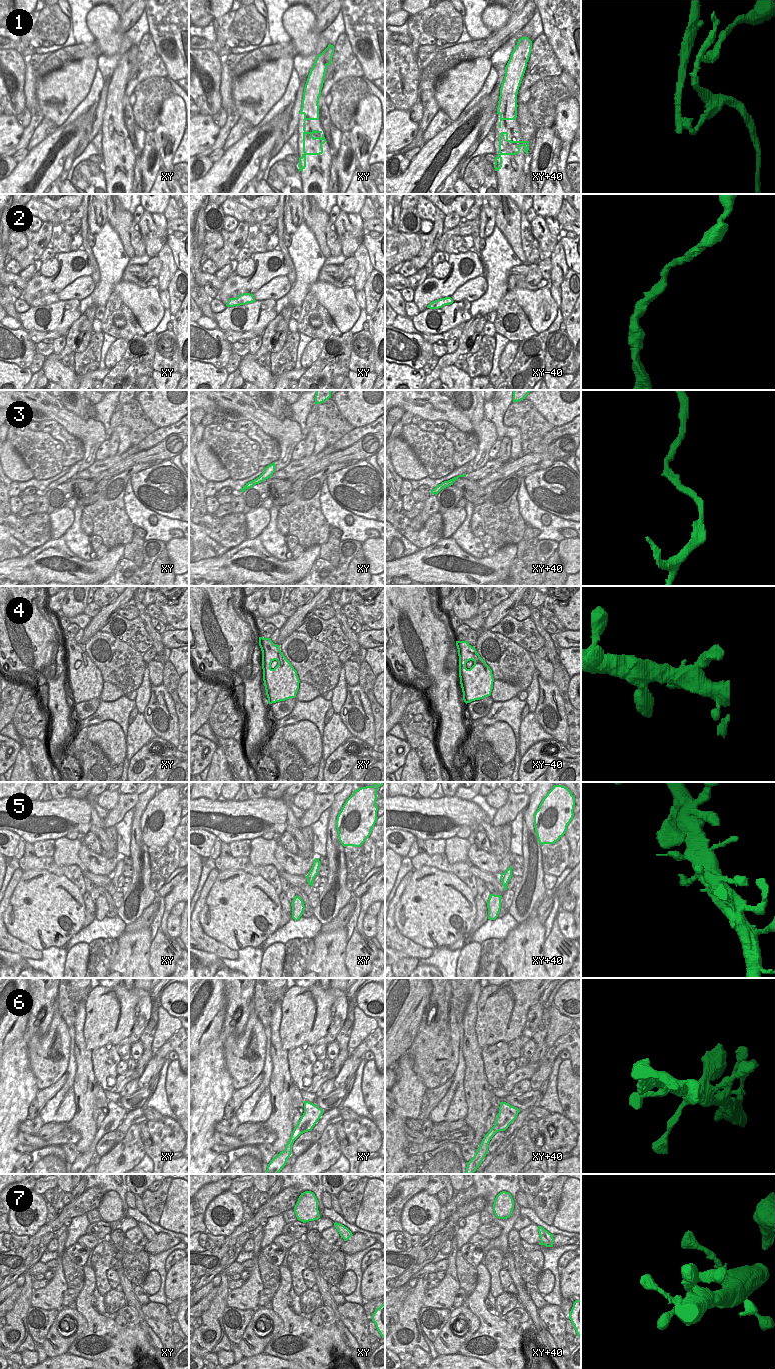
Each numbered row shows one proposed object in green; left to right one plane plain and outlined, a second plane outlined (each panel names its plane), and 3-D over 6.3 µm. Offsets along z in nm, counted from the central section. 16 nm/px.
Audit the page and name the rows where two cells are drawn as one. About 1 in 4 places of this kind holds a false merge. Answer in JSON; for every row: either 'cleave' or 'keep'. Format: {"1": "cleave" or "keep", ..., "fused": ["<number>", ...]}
{"1": "cleave", "2": "keep", "3": "keep", "4": "keep", "5": "keep", "6": "keep", "7": "keep", "fused": ["1"]}

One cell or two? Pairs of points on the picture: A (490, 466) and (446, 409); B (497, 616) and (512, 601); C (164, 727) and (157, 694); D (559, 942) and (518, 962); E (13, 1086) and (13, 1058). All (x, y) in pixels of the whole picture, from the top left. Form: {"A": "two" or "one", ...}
{"A": "two", "B": "one", "C": "one", "D": "two", "E": "one"}

